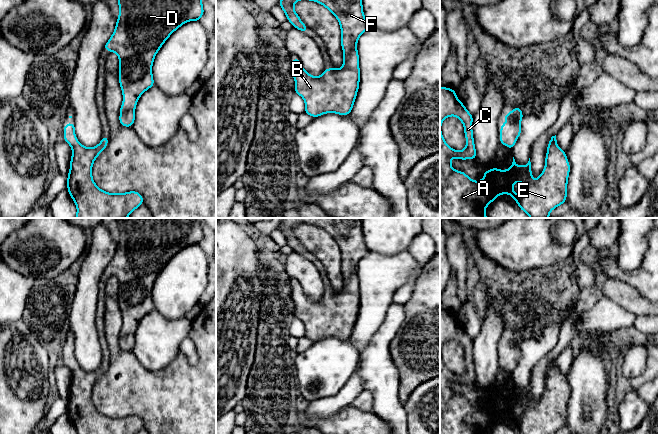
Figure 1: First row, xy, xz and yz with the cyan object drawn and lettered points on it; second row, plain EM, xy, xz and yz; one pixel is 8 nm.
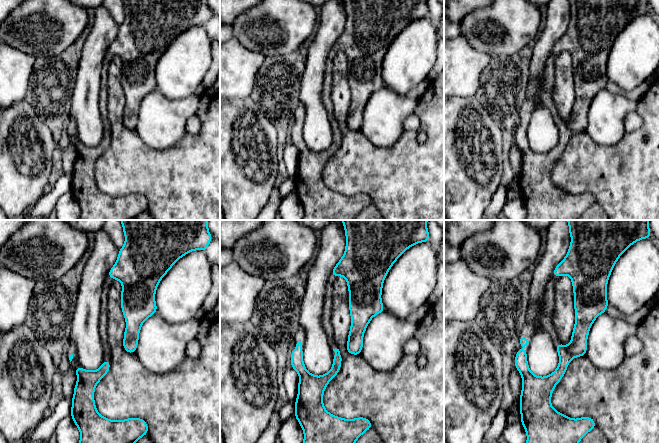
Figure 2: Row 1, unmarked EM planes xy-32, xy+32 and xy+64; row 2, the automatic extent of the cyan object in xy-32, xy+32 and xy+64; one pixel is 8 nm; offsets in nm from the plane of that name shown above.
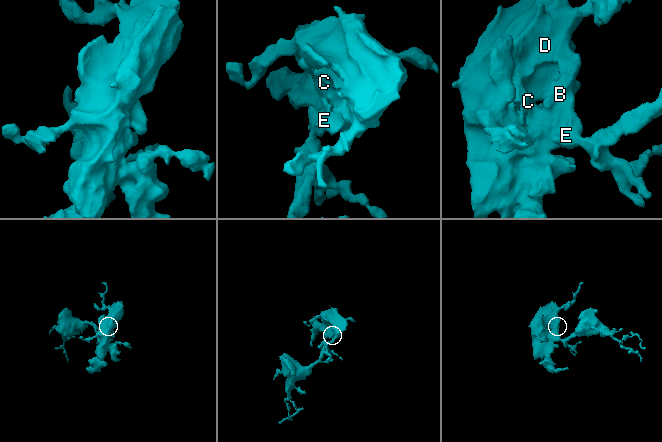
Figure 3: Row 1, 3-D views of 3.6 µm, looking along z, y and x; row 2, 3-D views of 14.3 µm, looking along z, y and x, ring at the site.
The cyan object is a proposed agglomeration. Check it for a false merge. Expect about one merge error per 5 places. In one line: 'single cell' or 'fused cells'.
single cell

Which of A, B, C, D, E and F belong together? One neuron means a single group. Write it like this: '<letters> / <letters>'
A B C D E F

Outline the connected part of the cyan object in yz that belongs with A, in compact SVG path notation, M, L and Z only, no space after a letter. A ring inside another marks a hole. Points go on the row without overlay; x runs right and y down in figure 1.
M440 310L440 434L486 434L487 429L500 418L509 418L521 434L553 434L565 427L570 388L566 375L561 374L557 369L556 359L549 365L545 392L536 404L532 402L530 382L525 390L518 390L513 381L512 389L508 394L499 394L494 390L492 394L483 395L484 402L480 405L473 405L463 395L454 394L451 391L452 382L476 383L472 346L473 340L458 324L455 314ZM449 340L456 340L463 347L467 368L462 375L452 373L441 357L441 348ZM515 406L523 407L524 413L519 418L513 416Z

